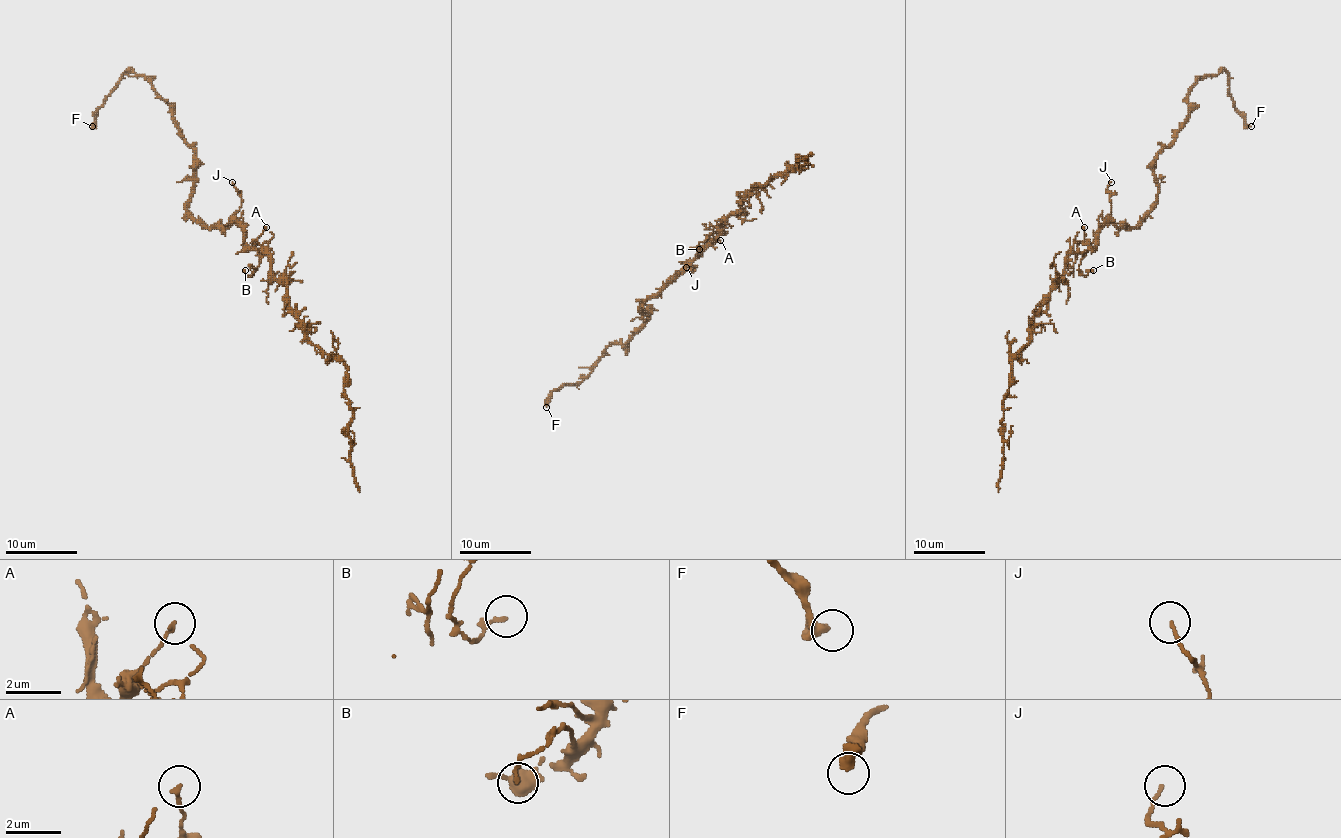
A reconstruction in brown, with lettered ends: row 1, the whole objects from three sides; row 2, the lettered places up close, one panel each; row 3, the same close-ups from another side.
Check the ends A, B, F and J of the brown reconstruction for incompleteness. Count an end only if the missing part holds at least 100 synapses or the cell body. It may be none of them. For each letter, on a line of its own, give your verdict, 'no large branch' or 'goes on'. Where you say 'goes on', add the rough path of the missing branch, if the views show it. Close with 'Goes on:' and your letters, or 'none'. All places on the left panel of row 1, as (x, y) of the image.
A: no large branch
B: no large branch
F: no large branch
J: no large branch
Goes on: none

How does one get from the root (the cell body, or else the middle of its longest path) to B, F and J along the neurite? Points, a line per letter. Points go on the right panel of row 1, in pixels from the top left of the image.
B: (1100, 228), (1098, 241), (1079, 266), (1084, 275), (1093, 270)
F: (1100, 228), (1136, 227), (1150, 211), (1154, 159), (1184, 123), (1201, 78), (1224, 71), (1233, 107), (1251, 126)
J: (1100, 228), (1111, 212), (1107, 189), (1111, 182)

